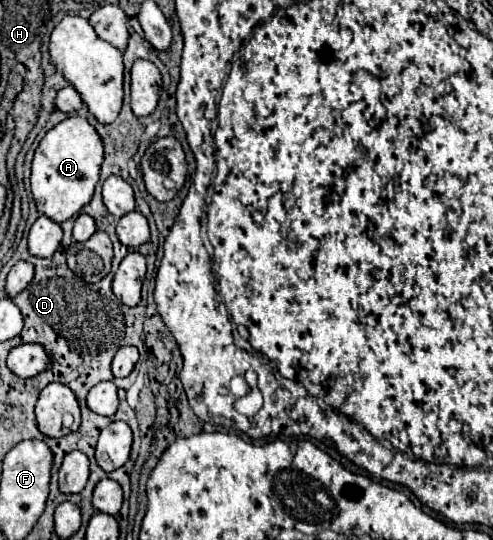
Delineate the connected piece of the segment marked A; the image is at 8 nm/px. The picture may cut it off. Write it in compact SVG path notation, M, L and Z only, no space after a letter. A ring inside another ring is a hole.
M68 117L64 121L60 121L56 127L52 127L46 137L40 141L34 159L32 159L32 197L36 203L36 209L40 215L46 215L48 219L52 219L54 223L62 223L74 215L78 215L78 211L90 203L94 187L100 179L100 165L104 161L104 147L102 147L102 139L100 135L94 131L94 127L82 119L82 117Z

